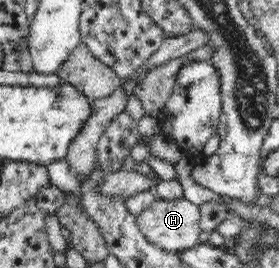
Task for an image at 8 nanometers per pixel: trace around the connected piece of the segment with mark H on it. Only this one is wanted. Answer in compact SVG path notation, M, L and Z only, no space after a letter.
M157 198L136 217L136 225L145 240L154 247L167 252L179 252L200 243L200 208L186 198Z

